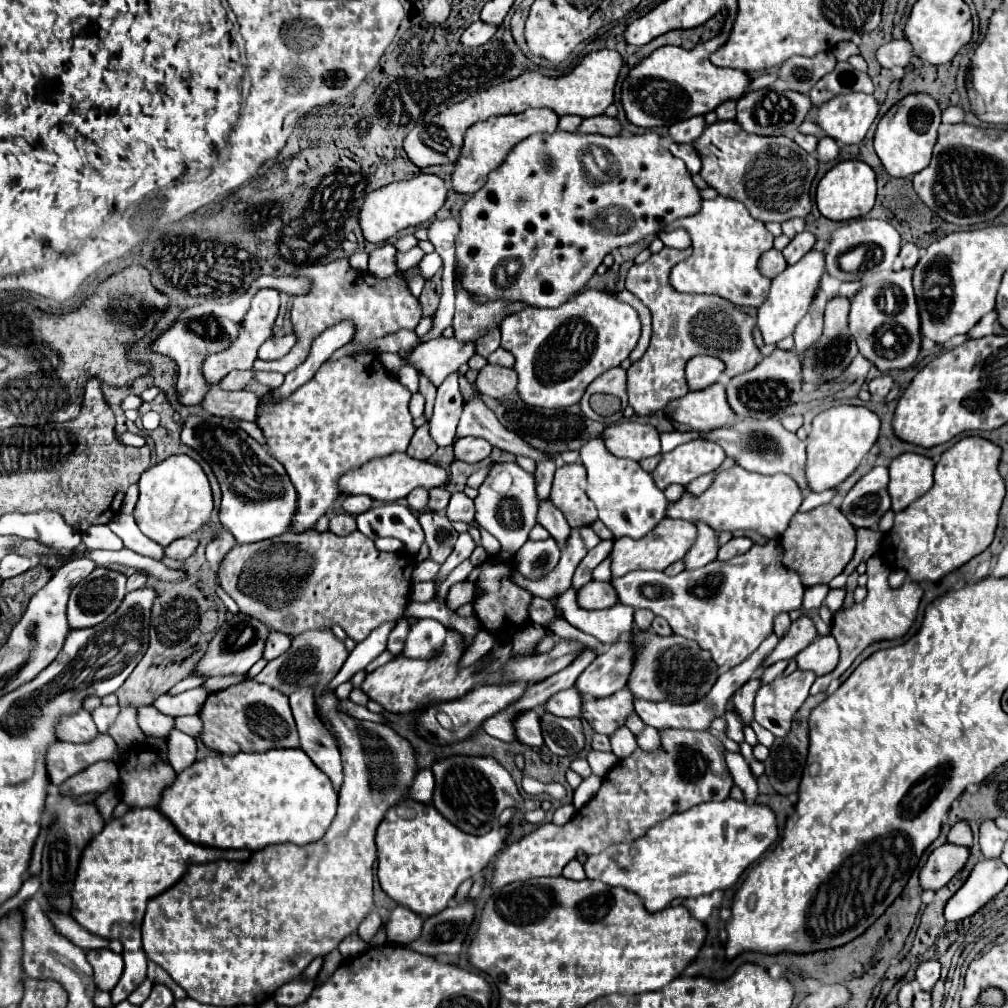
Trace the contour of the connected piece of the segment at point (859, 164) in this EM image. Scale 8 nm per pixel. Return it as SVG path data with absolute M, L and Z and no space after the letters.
M841 161L821 177L815 201L823 217L831 221L849 221L863 217L871 211L875 203L875 193L877 193L877 183L873 169L869 169L863 161Z

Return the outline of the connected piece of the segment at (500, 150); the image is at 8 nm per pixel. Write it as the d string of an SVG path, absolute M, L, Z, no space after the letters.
M527 109L519 115L499 115L499 117L491 117L481 123L471 125L467 129L467 133L463 135L461 155L451 173L453 191L457 191L457 193L479 191L485 185L487 175L503 163L503 157L507 157L507 153L513 149L513 145L531 137L533 133L553 133L557 129L557 121L559 121L559 117L551 109Z

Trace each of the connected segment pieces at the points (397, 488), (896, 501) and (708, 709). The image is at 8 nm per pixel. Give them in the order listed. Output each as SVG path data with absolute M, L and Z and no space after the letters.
M393 453L387 457L377 457L375 461L369 461L367 465L361 465L359 469L347 471L347 475L339 479L339 489L343 495L367 495L375 501L391 503L391 501L407 497L417 487L425 487L425 489L443 487L445 481L447 481L447 473L441 467L427 461L413 459L407 453Z
M903 453L891 461L887 491L893 513L907 509L915 499L931 489L933 467L935 463L929 457L917 453Z
M771 633L761 645L759 649L749 657L745 659L741 665L725 671L719 675L717 683L711 687L711 693L707 693L707 697L691 703L691 705L675 705L675 703L669 703L669 701L645 701L645 699L637 699L633 701L633 709L635 713L645 721L645 725L649 727L655 727L655 729L688 729L692 731L706 731L710 729L710 725L713 719L721 717L727 709L727 701L731 699L731 695L745 683L749 681L757 671L759 671L759 665L763 663L763 659L775 649L775 645L779 643L779 637L775 637L775 633Z

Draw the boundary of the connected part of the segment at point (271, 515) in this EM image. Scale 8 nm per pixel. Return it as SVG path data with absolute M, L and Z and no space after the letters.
M209 413L191 415L183 425L181 441L197 449L197 453L211 465L223 493L219 521L233 533L237 543L273 539L289 531L297 509L297 493L283 465L267 451L265 445L259 445L229 419L213 417Z

